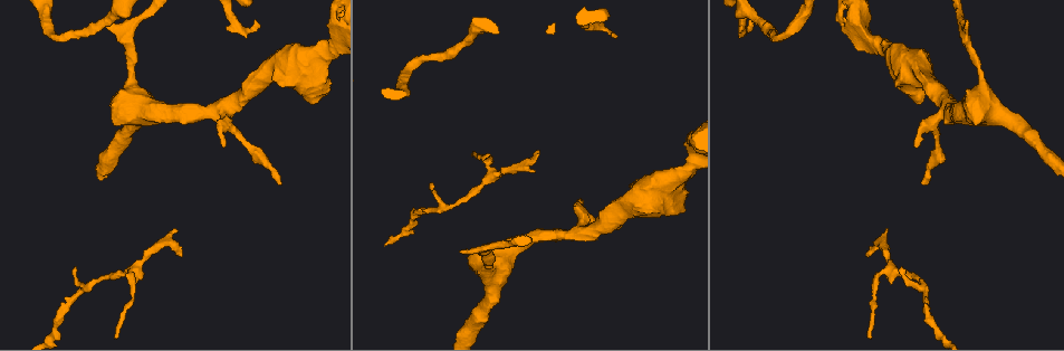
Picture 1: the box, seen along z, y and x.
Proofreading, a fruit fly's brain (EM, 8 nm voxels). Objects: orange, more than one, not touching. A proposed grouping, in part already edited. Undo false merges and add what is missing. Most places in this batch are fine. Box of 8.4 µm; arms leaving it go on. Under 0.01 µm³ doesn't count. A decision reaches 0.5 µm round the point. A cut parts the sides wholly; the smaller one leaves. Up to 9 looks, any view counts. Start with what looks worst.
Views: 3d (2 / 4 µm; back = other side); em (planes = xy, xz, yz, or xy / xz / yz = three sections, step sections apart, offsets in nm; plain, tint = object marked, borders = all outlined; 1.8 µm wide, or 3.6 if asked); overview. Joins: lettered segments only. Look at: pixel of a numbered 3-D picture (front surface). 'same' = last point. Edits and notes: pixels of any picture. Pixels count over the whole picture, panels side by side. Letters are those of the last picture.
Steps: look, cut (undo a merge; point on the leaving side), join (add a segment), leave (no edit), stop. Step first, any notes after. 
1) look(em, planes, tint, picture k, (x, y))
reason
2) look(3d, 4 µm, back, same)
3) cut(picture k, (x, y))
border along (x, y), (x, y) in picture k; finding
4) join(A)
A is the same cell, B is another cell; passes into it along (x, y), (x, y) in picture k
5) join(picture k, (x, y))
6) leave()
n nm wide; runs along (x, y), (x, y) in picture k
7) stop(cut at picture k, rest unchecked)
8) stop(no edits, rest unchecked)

look(3d, 2 µm, picture 1, (866, 256))
an open end

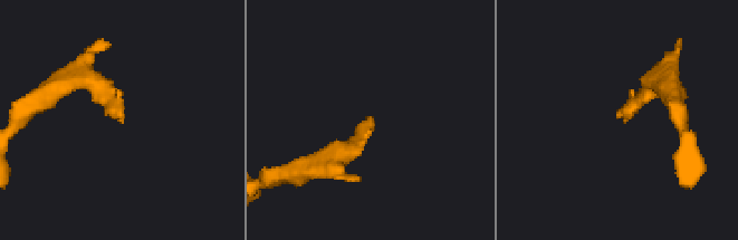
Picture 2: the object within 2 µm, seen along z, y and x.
look(em, planes, borders, picture 2, (370, 123))
need the tissue

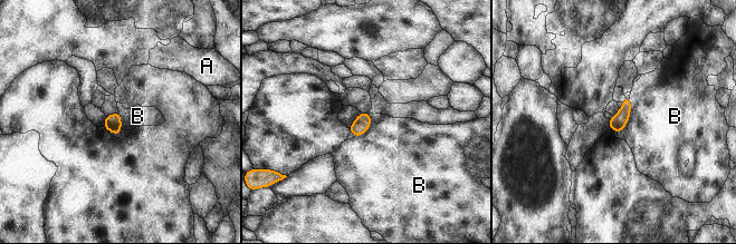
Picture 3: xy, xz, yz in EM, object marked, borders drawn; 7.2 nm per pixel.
leave()
A and B are other cells; border along (628, 96), (629, 120), (617, 135) in picture 3; none of them fits

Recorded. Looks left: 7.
look(em, planes, borders, picture 1, (749, 20))
thin end

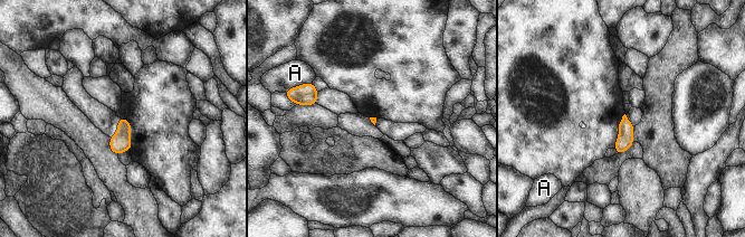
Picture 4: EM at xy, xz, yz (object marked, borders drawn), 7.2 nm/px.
leave()
A is another cell; border along (312, 82), (305, 82), (302, 85) in picture 4; no lettered segment goes on from it

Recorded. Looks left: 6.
look(3d, 2 µm, picture 1, (922, 183))
free end

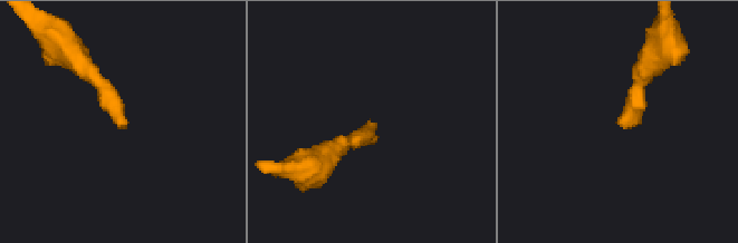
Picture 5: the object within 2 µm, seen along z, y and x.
look(em, yz, step 4, tint, picture 5, (373, 125))
need the tissue

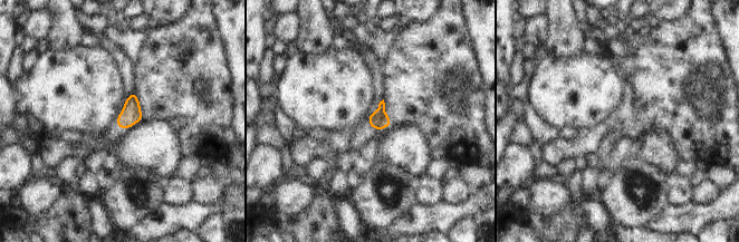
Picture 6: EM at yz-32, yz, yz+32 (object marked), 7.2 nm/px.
look(em, planes, borders, same)
another direction

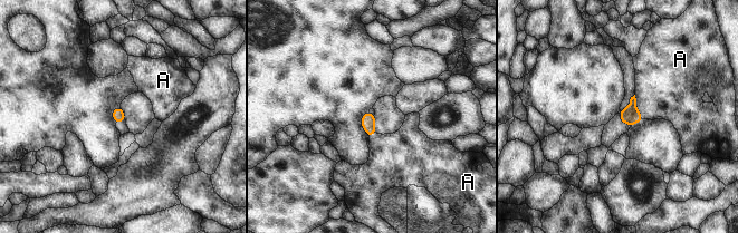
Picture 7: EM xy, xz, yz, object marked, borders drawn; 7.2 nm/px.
leave()
A is another cell; border along (634, 95), (636, 109), (644, 118) in picture 7; none of them fits

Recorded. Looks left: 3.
look(em, planes, borders, picture 1, (968, 22))
free end

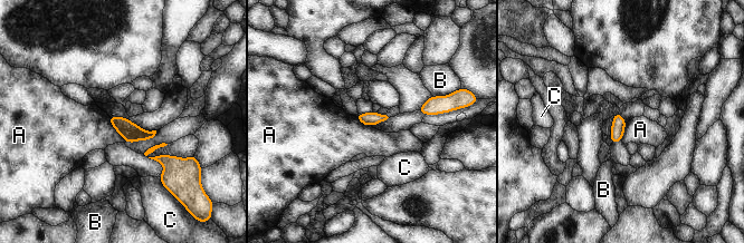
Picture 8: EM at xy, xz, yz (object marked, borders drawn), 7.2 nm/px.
leave()
A touches over 240 nm; A, B and C are other cells; none of them fits

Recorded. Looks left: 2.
stop(no edits, rest unchecked)

